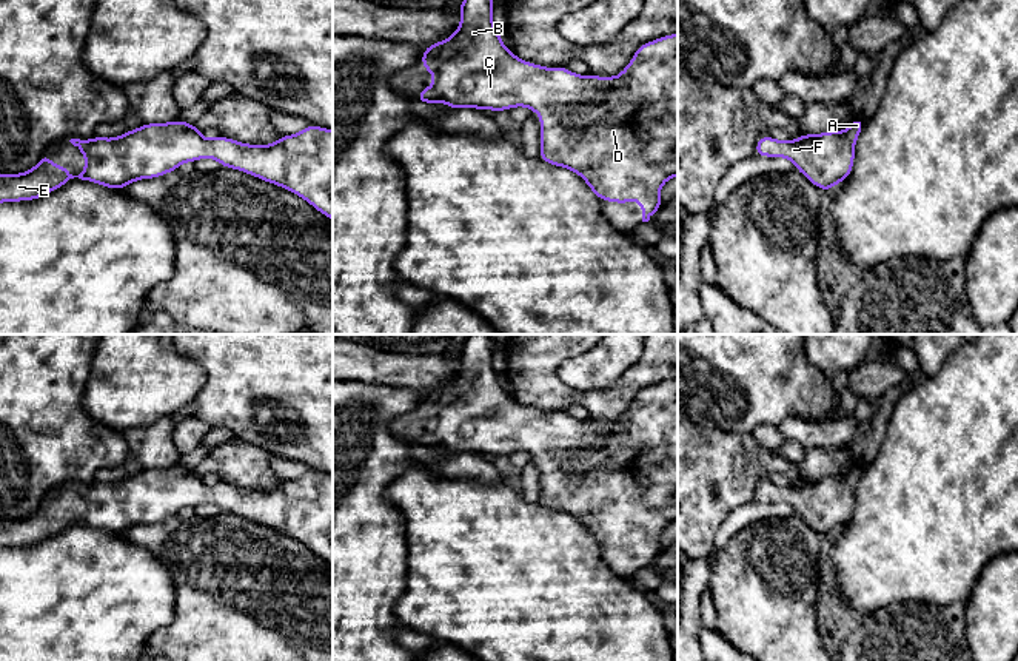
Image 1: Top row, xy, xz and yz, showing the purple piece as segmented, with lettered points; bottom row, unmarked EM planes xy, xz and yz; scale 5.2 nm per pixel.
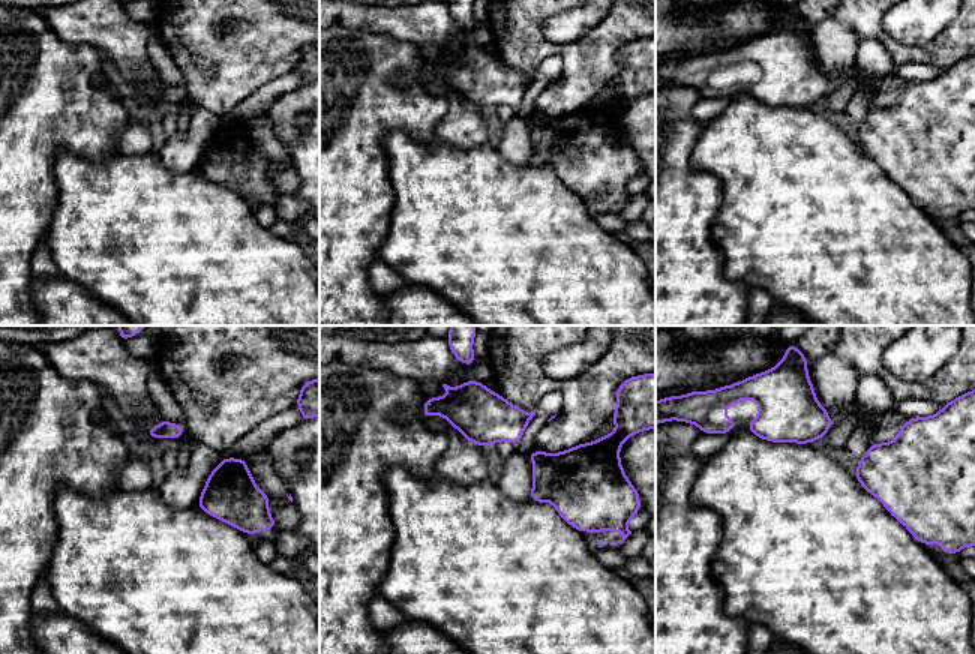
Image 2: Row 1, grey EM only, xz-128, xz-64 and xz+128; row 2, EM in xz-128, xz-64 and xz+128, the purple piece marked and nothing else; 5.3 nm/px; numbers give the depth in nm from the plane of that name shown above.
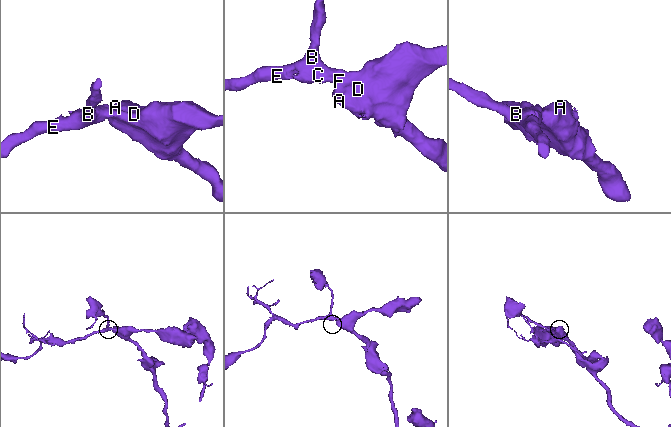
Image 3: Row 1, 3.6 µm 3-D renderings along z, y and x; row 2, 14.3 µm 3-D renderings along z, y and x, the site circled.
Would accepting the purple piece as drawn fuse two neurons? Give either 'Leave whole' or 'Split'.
Leave whole

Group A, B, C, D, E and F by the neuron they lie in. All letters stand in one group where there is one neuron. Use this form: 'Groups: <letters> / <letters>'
Groups: A B C D E F

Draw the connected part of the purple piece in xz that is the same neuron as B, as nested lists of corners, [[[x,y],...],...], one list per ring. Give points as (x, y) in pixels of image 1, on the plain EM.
[[[470,334],[462,345],[460,351],[460,370],[457,376],[434,390],[425,391],[425,398],[420,402],[420,407],[427,416],[433,419],[433,430],[425,433],[416,439],[419,447],[425,448],[436,448],[444,447],[451,455],[456,453],[476,453],[476,455],[493,455],[493,456],[507,456],[514,451],[527,451],[534,459],[541,459],[541,498],[539,504],[553,510],[553,512],[564,512],[571,515],[573,518],[579,519],[585,528],[591,533],[591,536],[601,544],[607,547],[616,549],[628,549],[631,545],[638,545],[642,550],[642,567],[648,567],[650,562],[662,552],[662,545],[659,541],[661,532],[671,522],[678,521],[678,379],[670,379],[661,382],[658,385],[651,385],[645,390],[641,390],[630,408],[625,414],[616,422],[599,422],[599,421],[578,421],[568,416],[565,411],[554,411],[551,414],[528,408],[521,405],[516,399],[511,399],[504,387],[499,382],[499,376],[496,374],[491,356],[493,356],[493,339],[488,334]]]

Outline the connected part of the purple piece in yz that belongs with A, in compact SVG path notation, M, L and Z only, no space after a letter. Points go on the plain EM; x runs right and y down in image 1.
M855 462L844 476L822 479L804 479L782 487L764 481L756 487L755 499L761 502L785 502L819 535L830 536L838 527L844 527L855 505L855 487L866 465Z

